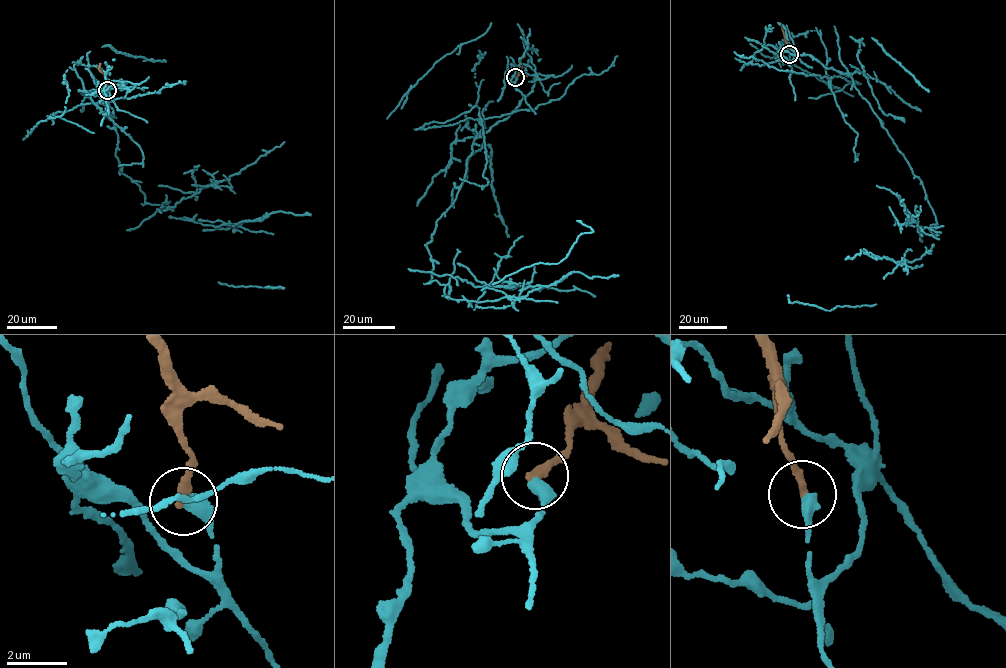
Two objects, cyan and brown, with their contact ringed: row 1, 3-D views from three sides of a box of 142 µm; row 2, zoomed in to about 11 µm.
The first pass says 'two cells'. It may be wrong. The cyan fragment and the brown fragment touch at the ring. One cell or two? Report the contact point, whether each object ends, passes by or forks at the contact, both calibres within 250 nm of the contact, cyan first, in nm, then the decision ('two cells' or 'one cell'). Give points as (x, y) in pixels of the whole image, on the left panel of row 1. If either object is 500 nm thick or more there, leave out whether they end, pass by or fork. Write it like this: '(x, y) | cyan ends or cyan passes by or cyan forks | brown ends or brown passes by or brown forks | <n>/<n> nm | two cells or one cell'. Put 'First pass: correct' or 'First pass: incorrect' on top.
First pass: correct
(107, 90) | cyan ends | brown ends | 460/300 nm | two cells

